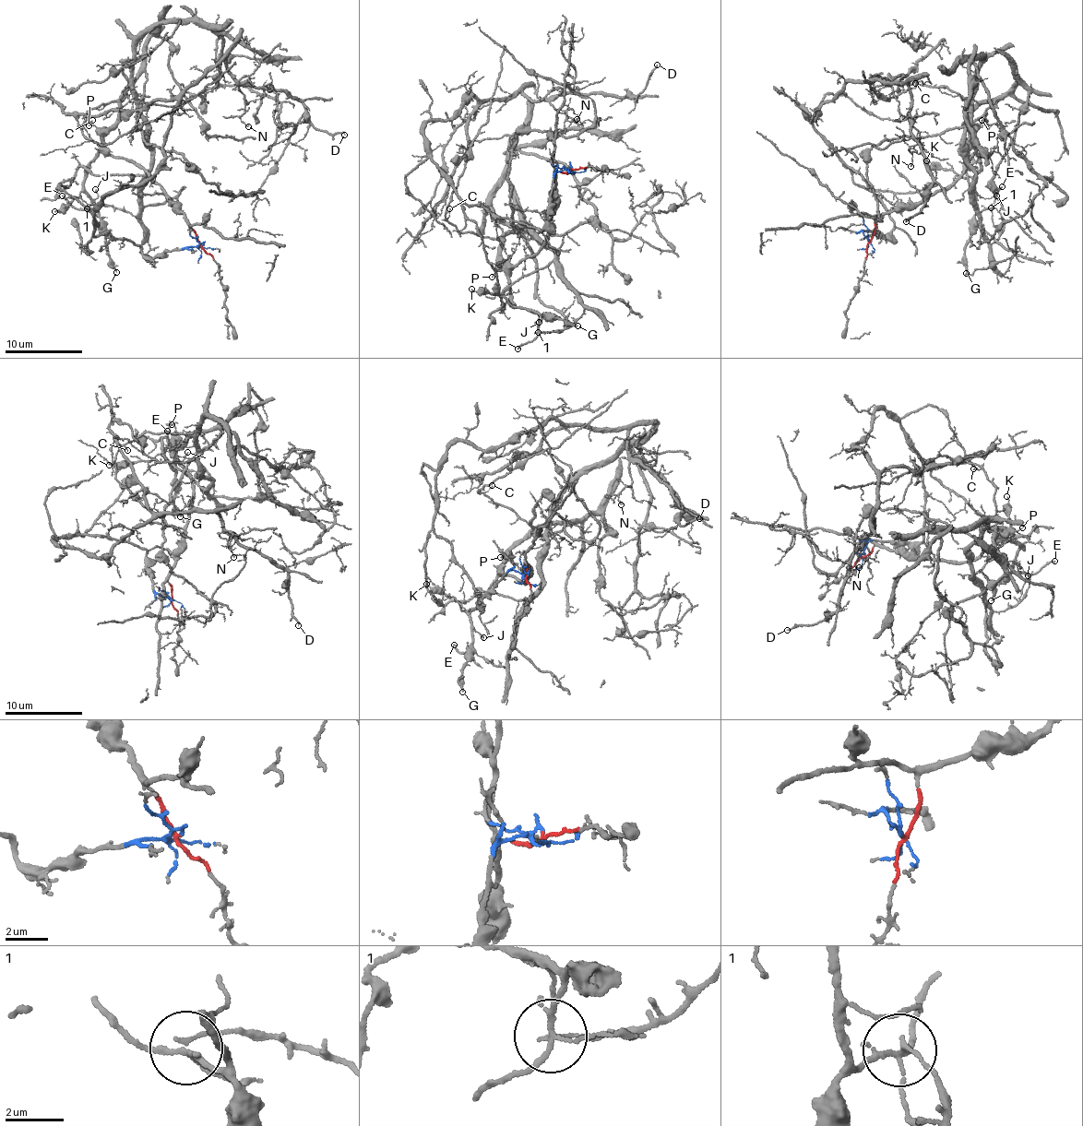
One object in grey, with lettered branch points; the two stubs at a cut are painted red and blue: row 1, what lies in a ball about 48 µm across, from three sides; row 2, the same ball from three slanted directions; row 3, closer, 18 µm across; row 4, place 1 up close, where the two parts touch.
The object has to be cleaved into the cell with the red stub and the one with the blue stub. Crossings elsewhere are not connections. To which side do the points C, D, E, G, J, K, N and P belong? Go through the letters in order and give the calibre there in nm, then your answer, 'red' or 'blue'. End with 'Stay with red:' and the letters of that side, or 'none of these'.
C: 80 nm | red
D: 130 nm | blue
E: 150 nm | red
G: 200 nm | red
J: 110 nm | red
K: 120 nm | red
N: 130 nm | blue
P: 100 nm | red
Stay with red: C, E, G, J, K, P

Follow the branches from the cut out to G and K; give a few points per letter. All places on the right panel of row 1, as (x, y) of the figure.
G: (868, 240), (877, 217), (953, 185), (973, 148), (980, 159), (977, 207), (964, 252), (966, 273)
K: (868, 240), (877, 217), (953, 185), (973, 148), (980, 159), (978, 172), (960, 176), (925, 160)

